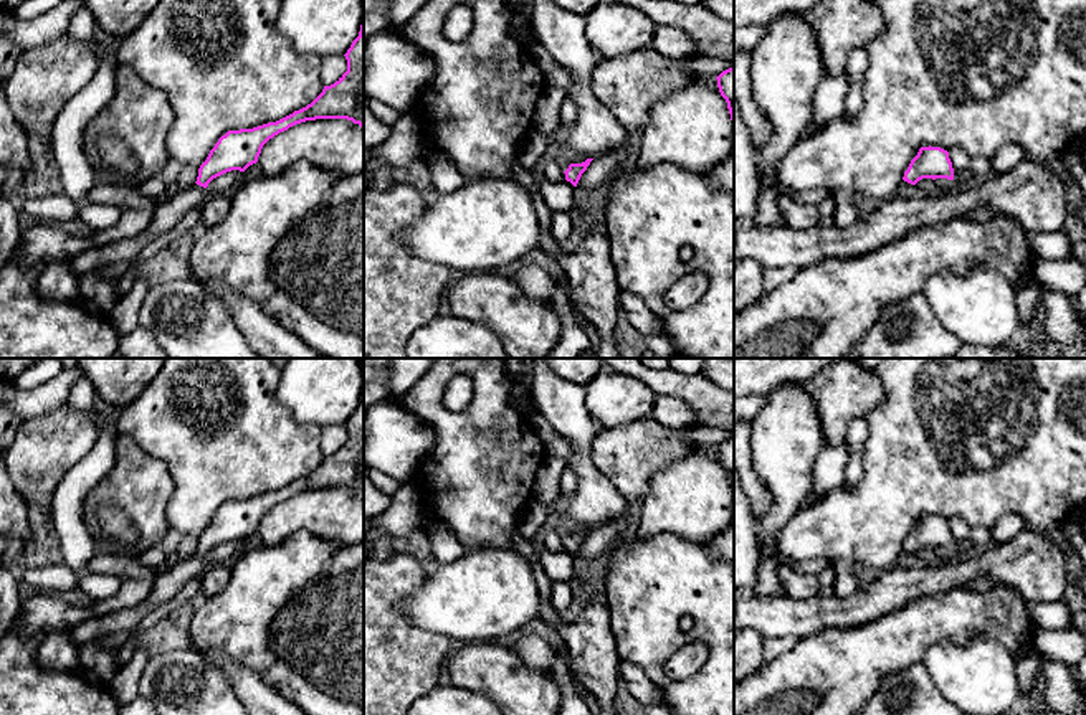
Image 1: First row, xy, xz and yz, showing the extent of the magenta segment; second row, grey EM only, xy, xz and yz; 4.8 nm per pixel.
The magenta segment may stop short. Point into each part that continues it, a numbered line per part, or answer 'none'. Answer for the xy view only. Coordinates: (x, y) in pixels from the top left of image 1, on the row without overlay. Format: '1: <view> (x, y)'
none

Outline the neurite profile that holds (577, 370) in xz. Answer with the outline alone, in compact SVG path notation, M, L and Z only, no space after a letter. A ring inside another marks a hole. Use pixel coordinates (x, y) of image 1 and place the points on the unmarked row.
M541 358L542 363L560 380L585 385L603 367L598 358Z

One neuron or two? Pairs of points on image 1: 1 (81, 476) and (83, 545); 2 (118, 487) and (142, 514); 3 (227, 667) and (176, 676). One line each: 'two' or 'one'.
1: one
2: one
3: two

